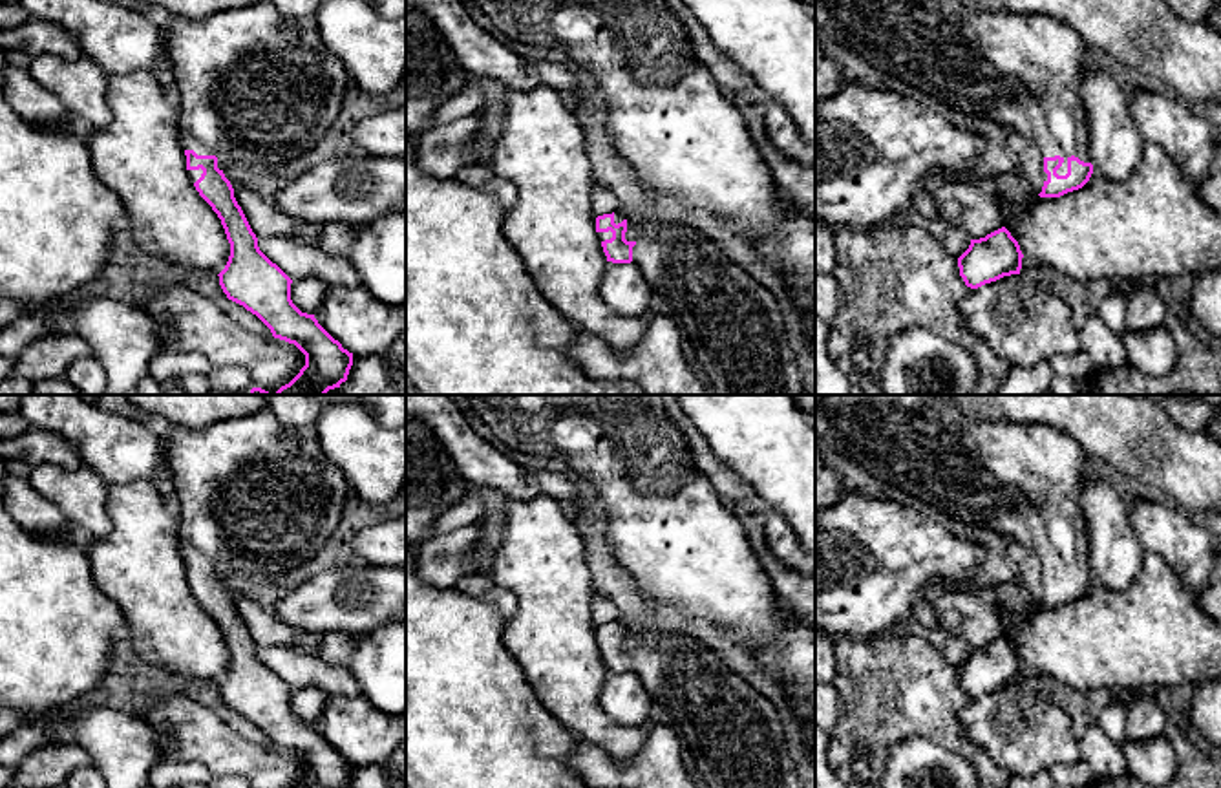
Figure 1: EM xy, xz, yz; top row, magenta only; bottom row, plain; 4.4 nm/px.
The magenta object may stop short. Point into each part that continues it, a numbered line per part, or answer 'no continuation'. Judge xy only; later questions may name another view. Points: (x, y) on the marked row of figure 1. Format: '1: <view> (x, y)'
1: xy (253, 86)

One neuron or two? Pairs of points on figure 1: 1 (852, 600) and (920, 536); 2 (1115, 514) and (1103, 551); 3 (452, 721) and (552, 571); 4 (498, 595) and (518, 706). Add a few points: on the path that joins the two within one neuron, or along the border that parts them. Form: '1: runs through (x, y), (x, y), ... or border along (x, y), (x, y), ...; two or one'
1: runs through (874, 582), (896, 580), (909, 569), (909, 558); one
2: runs through (1110, 523), (1110, 542); one
3: border along (505, 620), (503, 644), (527, 681); two
4: border along (463, 593), (494, 606), (507, 618); two

